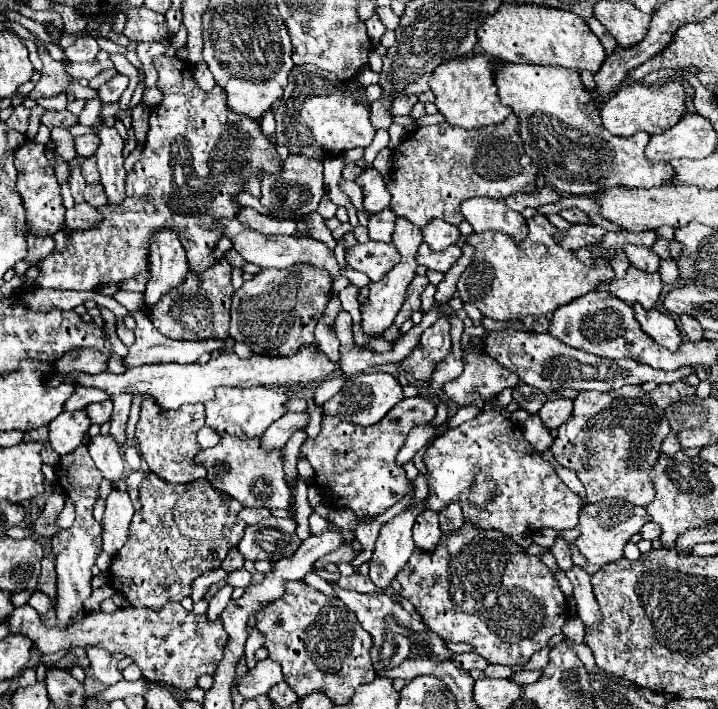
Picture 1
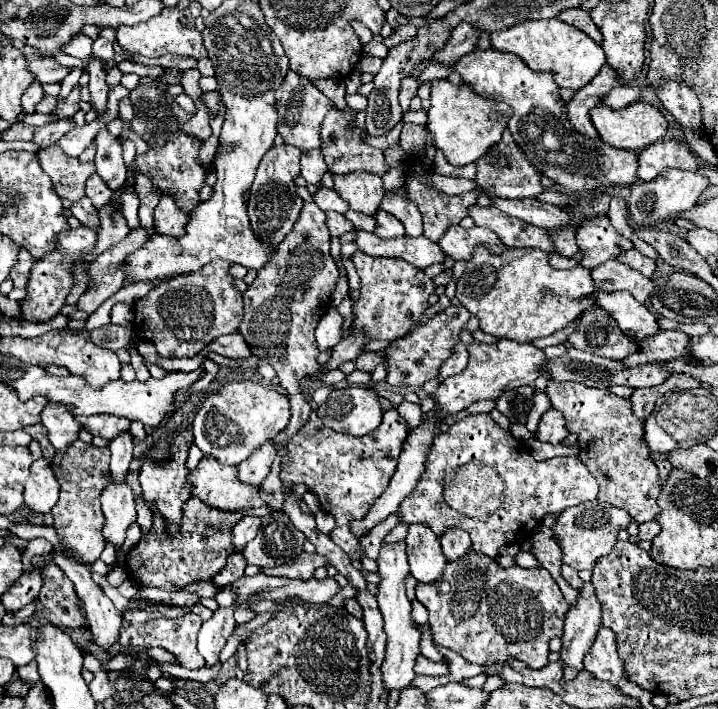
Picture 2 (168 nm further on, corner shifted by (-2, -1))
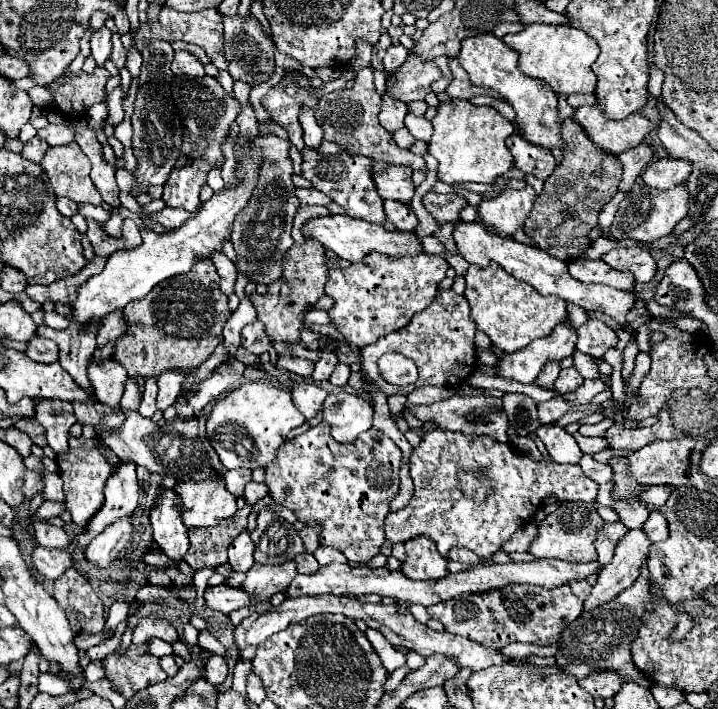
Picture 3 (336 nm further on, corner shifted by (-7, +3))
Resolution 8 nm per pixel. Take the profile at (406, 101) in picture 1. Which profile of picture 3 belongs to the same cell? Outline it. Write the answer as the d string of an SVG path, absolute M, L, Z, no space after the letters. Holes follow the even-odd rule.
M392 44L388 48L388 54L384 56L384 68L390 70L390 72L396 72L406 58L408 58L408 50L402 44L398 44L398 46Z

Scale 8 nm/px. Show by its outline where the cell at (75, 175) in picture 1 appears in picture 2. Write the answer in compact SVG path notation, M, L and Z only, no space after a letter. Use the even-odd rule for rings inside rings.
M85 196L83 200L79 202L73 202L71 204L71 212L73 216L83 224L83 226L89 226L89 228L97 228L99 230L99 216L97 216L97 210L95 206L91 204L91 200Z

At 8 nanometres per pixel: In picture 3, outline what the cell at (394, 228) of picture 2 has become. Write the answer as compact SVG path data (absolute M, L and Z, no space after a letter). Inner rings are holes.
M384 200L386 220L390 220L398 230L414 230L418 224L416 214L406 204L396 204L396 200Z

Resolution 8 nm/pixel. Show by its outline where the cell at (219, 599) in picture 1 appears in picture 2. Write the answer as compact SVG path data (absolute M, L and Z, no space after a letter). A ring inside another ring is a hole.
M219 608L209 620L203 622L197 638L197 648L199 654L205 658L207 668L219 662L219 652L223 650L233 630L235 630L235 618L231 608Z

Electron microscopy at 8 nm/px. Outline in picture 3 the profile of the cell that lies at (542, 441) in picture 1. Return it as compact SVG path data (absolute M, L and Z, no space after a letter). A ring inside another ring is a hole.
M548 364L548 368L544 372L540 372L540 376L534 380L534 384L544 390L554 390L554 380L558 378L558 374L560 374L560 364Z

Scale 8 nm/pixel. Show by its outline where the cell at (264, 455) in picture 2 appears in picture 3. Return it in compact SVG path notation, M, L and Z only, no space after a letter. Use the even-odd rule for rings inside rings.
M236 468L236 470L228 470L226 472L226 484L228 484L228 490L234 494L234 496L242 496L242 490L244 486L252 482L252 470L250 468Z

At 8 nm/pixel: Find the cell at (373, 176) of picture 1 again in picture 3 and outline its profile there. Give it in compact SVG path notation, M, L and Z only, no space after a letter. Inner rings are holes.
M326 140L318 150L304 148L302 158L304 158L302 176L308 178L314 184L314 188L328 194L336 204L344 206L348 216L360 218L366 222L376 222L376 224L382 224L386 220L382 198L378 196L376 182L372 178L372 160L368 160L366 156L348 156L346 152L340 152L336 144Z

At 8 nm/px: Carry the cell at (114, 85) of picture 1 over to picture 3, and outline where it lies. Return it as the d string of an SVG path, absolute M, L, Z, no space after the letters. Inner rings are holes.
M118 34L112 36L112 56L110 56L110 60L114 62L114 66L116 66L118 70L122 70L122 68L126 66L126 50L124 50Z

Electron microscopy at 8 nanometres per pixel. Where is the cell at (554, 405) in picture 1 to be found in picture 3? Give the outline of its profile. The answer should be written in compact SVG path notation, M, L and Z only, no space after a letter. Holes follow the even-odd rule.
M542 424L536 434L540 436L540 440L544 442L548 454L552 460L558 460L562 464L578 464L578 460L582 458L582 450L576 444L574 436L570 436L566 432L564 426L558 424Z

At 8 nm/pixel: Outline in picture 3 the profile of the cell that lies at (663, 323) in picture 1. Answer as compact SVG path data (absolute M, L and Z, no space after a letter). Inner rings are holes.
M458 220L456 228L454 228L454 242L458 246L458 252L466 258L466 262L476 264L476 266L488 266L488 262L498 262L506 272L510 272L512 276L526 280L528 284L532 284L538 294L542 296L558 296L562 300L568 300L584 310L600 310L612 318L616 318L620 324L624 324L626 314L632 310L634 302L636 302L636 294L628 292L628 290L616 290L616 288L608 288L608 286L598 286L598 284L584 284L580 280L574 280L568 270L566 270L566 262L548 256L548 252L532 248L528 244L520 244L514 238L502 238L496 234L490 234L484 224L480 222L464 222Z

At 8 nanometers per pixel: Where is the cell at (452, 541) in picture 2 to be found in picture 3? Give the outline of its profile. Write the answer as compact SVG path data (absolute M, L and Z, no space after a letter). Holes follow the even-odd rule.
M452 548L450 552L448 552L448 558L450 560L460 560L460 562L466 562L466 564L476 564L480 558L472 552L472 550L468 550L468 548Z

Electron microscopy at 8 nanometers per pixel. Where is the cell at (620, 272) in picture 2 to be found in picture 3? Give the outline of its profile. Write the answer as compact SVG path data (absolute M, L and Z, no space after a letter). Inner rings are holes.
M576 258L576 260L568 262L568 272L576 280L586 282L586 284L606 284L606 286L612 286L612 288L618 288L618 290L630 290L630 288L636 286L632 272L614 270L604 260Z

